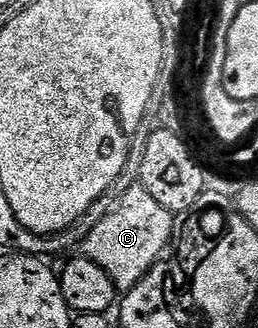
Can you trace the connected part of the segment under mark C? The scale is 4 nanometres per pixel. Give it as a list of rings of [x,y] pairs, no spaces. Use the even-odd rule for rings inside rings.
[[[138,186],[127,190],[127,194],[123,194],[123,198],[117,201],[111,214],[107,214],[107,218],[103,218],[103,222],[99,222],[99,226],[95,226],[95,230],[91,230],[91,234],[87,234],[85,241],[79,245],[79,252],[80,255],[103,266],[118,290],[128,290],[134,288],[153,269],[153,263],[166,255],[174,236],[174,213],[169,212],[167,206],[159,206],[159,202],[155,202],[155,198],[151,198],[151,194],[147,194],[145,188]]]

